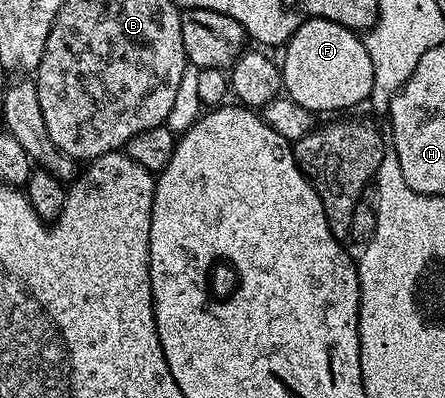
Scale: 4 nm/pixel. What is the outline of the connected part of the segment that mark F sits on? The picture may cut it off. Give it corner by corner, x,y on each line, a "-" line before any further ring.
312,17
304,22
287,41
284,50
284,59
281,58
280,68
282,70
283,92
316,115
351,110
366,100
370,93
375,92
375,75
372,70
371,55
368,54
365,40
353,29
348,29
338,21
326,20
323,17

